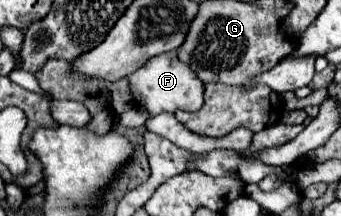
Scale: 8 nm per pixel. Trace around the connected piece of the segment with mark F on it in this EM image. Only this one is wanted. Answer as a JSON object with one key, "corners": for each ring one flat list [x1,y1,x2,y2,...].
{"corners":[[166,52,162,56,154,56,152,60,148,60,148,64,144,64,136,72,132,72,128,76,128,82,132,88,134,104,140,108,146,108,152,116,156,116,160,112,176,112,176,110,196,112,204,100,204,84,190,70,188,64,178,60,176,52]]}

